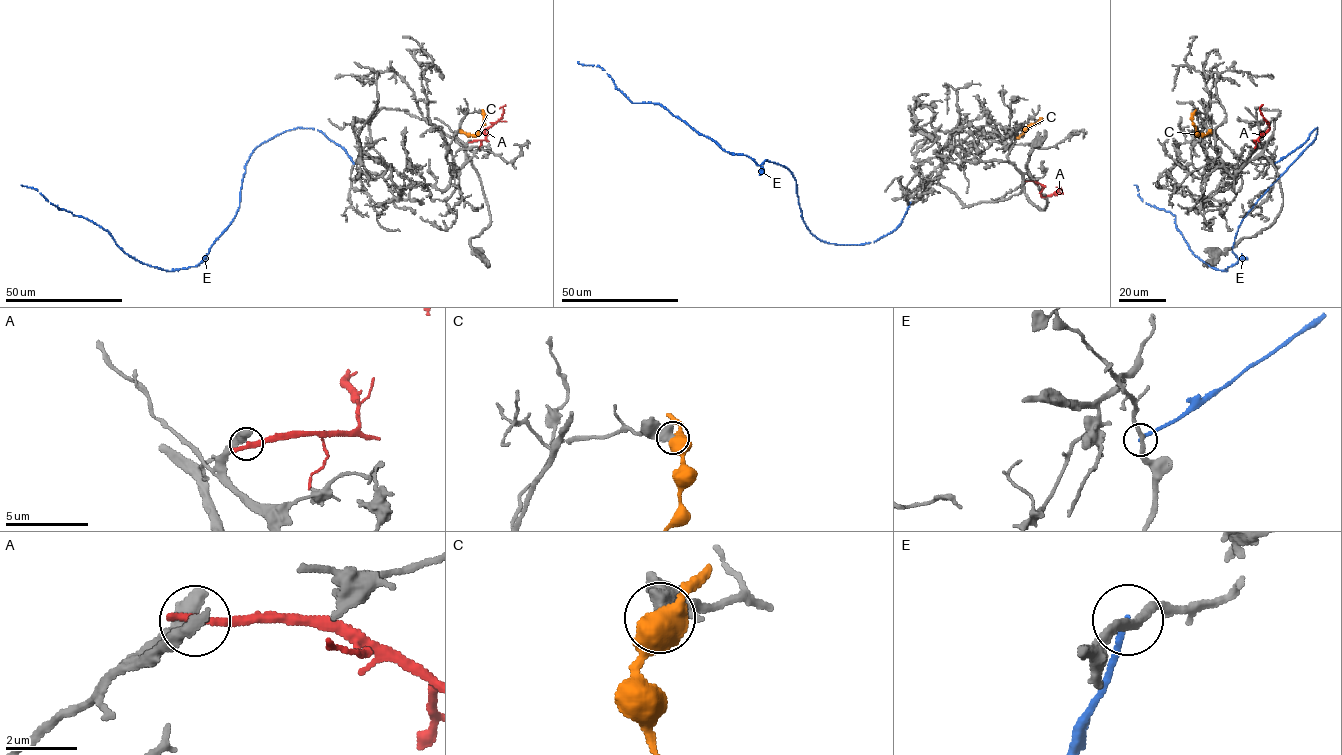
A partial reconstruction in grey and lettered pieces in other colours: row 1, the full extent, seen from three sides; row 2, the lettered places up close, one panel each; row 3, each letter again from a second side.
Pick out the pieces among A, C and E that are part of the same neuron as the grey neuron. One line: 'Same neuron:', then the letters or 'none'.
Same neuron: none

